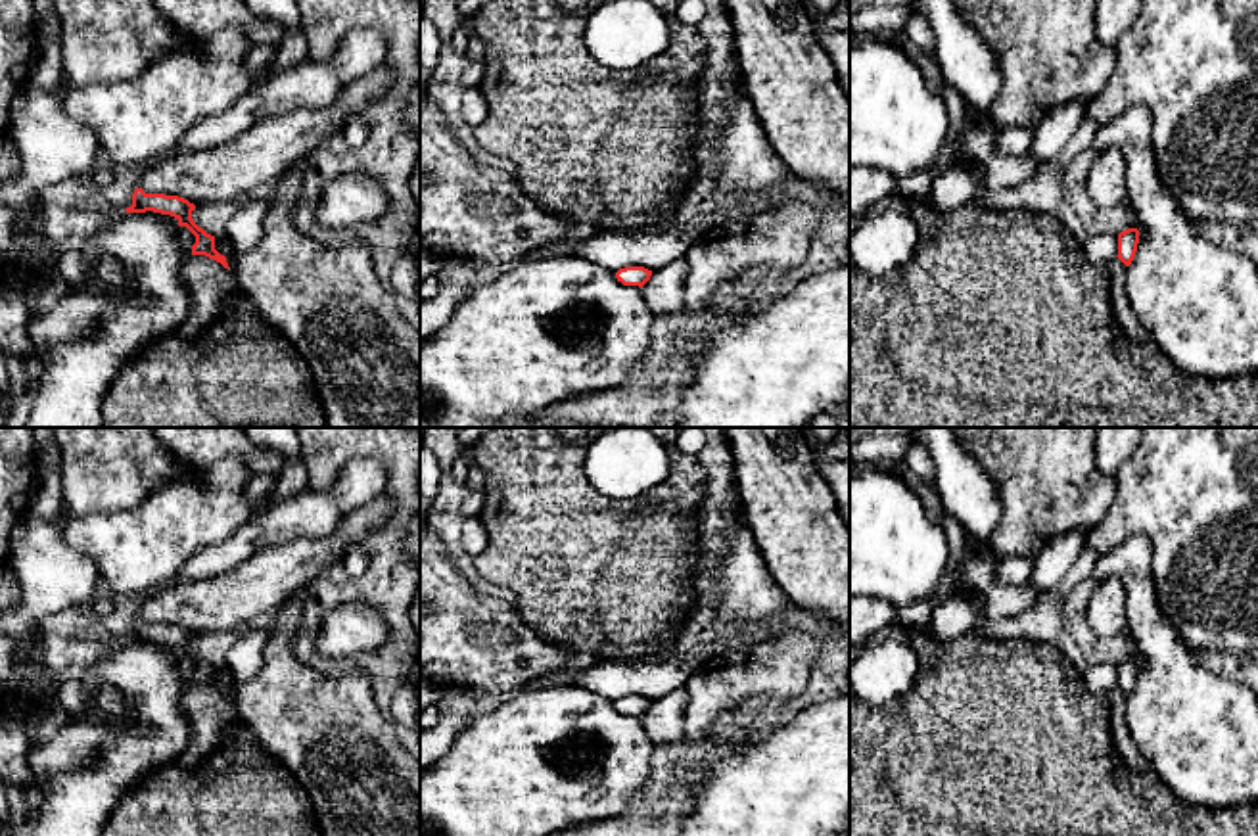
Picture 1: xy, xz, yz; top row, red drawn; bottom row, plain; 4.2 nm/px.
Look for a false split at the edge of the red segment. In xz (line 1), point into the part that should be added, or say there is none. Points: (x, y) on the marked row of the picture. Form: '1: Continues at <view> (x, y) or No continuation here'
1: No continuation here

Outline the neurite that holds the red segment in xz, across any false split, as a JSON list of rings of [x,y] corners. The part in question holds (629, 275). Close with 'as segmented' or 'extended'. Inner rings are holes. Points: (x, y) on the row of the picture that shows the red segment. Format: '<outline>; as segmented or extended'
[[[625,267],[616,272],[617,282],[623,286],[639,286],[642,288],[652,276],[652,270],[644,267]]]; as segmented

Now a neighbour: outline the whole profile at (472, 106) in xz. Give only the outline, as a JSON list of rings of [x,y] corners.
[[[464,88],[460,115],[470,125],[479,125],[487,115],[487,102],[479,88]]]

